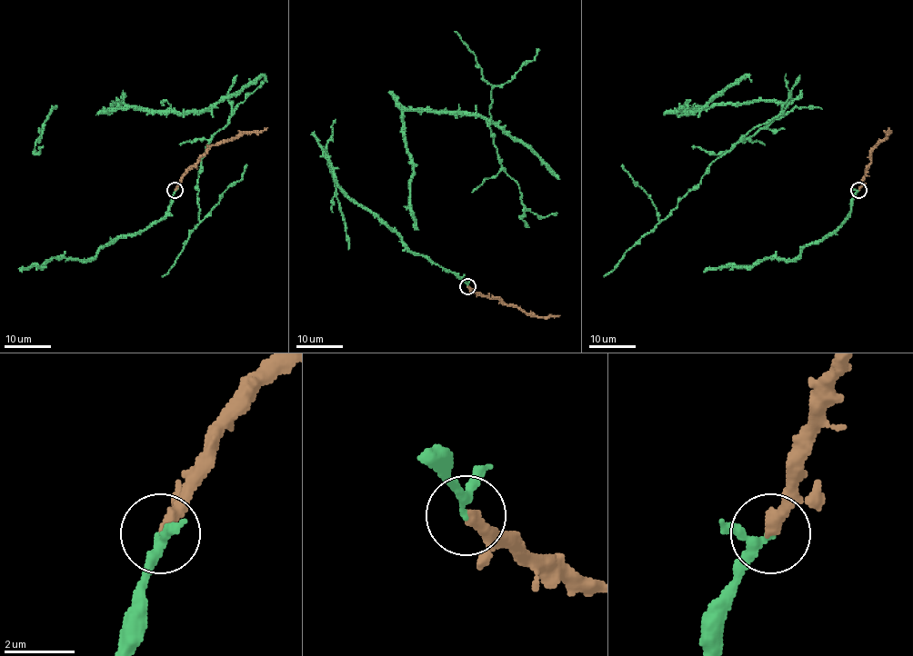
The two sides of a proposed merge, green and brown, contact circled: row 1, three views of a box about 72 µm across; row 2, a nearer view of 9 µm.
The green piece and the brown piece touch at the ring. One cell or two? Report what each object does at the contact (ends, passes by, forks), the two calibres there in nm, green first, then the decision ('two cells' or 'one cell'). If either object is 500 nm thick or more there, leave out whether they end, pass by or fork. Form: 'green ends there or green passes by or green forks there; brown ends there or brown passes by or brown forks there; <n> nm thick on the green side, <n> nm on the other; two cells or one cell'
green passes by; brown ends there; 200 nm thick on the green side, 360 nm on the other; one cell

